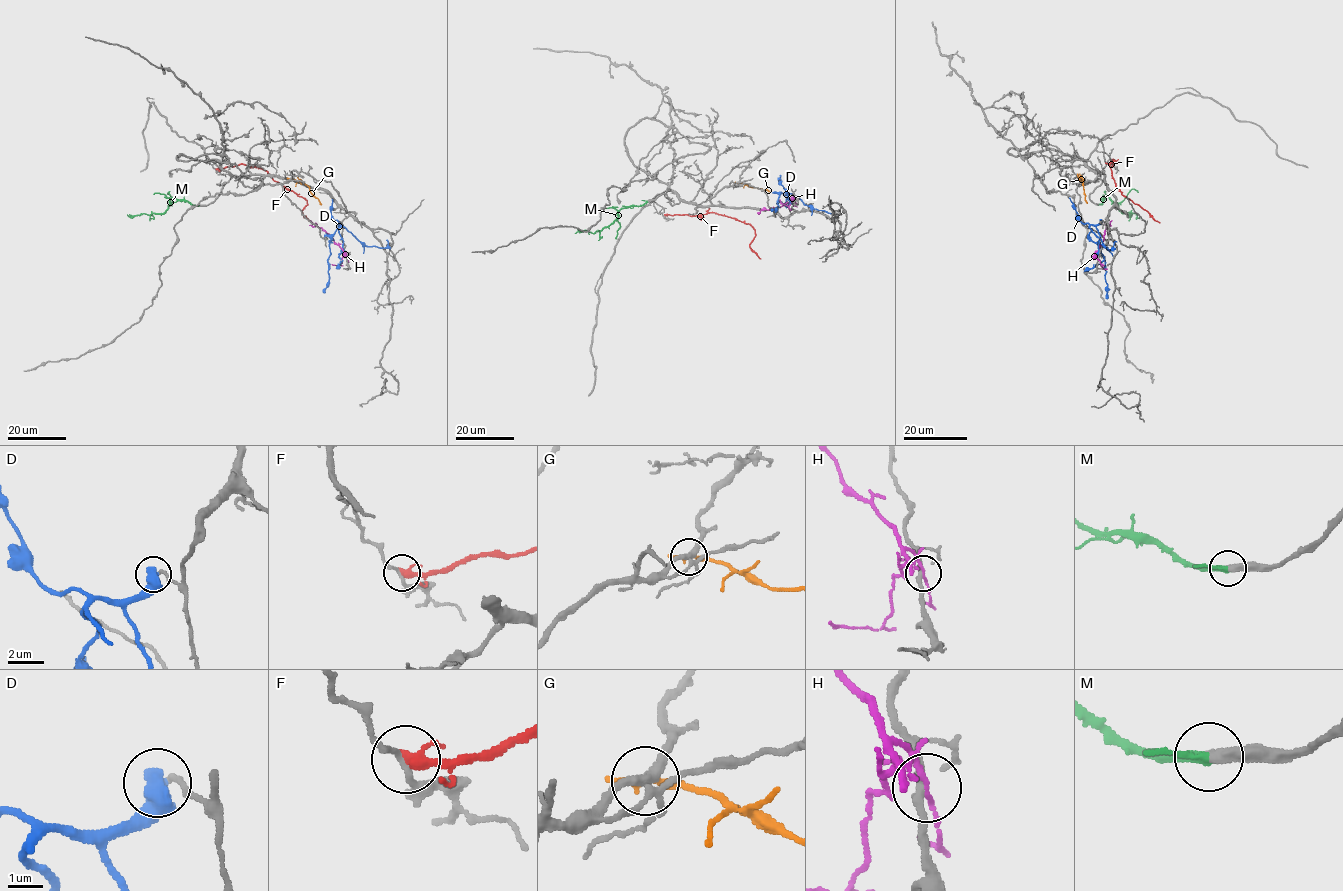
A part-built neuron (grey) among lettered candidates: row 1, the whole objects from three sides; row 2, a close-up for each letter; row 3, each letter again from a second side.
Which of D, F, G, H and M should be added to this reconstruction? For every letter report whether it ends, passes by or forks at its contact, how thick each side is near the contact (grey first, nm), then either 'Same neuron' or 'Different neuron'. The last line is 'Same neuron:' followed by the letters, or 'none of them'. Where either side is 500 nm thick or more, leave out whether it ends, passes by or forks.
D: Thickness 160 nm (grey) against 500 nm. Different neuron
F: It passes by. Thickness 160 nm (grey) against 260 nm. Different neuron
G: It ends there. Thickness 320 nm (grey) against 280 nm. Different neuron
H: It passes by. Thickness 240 nm (grey) against 130 nm. Different neuron
M: It passes by. Thickness 360 nm (grey) against 280 nm. Same neuron
Same neuron: M

